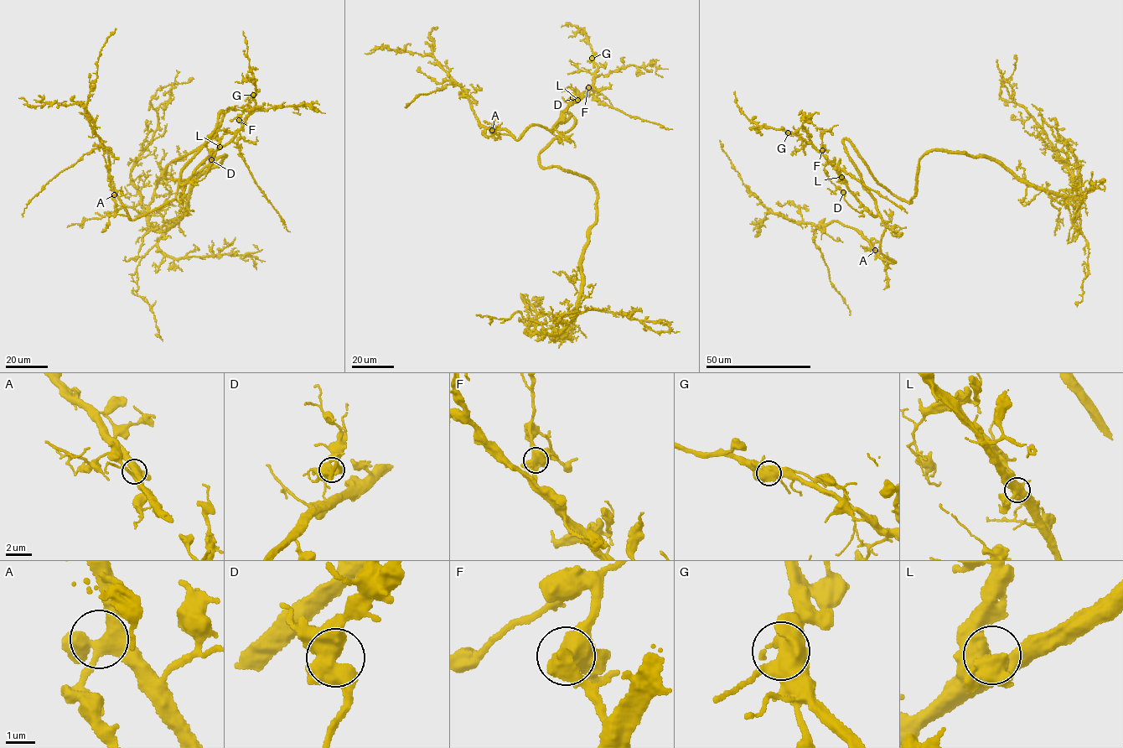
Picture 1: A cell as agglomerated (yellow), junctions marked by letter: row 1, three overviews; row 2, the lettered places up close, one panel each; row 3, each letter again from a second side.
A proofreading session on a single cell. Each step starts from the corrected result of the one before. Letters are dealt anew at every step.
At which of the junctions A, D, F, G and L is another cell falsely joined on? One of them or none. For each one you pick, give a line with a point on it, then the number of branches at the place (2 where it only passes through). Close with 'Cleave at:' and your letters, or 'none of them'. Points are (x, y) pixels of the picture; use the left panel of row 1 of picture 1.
Cleave at: none of them

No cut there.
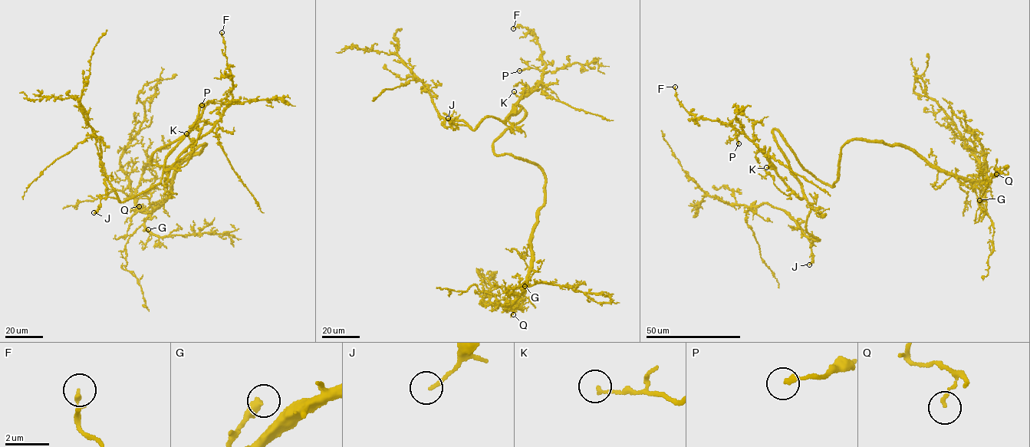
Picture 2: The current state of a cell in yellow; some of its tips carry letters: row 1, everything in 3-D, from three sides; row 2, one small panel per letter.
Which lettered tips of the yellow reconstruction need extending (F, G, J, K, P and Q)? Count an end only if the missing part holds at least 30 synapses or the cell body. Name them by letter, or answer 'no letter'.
no letter

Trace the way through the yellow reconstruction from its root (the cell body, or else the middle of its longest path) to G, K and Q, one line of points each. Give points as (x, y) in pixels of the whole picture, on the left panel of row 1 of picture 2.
G: (158, 149), (153, 164), (169, 166), (205, 143), (179, 168), (171, 191), (144, 221), (148, 229)
K: (158, 149), (191, 129), (202, 104), (194, 126), (166, 156), (163, 169), (192, 142), (186, 133)
Q: (158, 149), (153, 164), (169, 166), (205, 143), (179, 168), (171, 191), (159, 205), (146, 212), (139, 206)

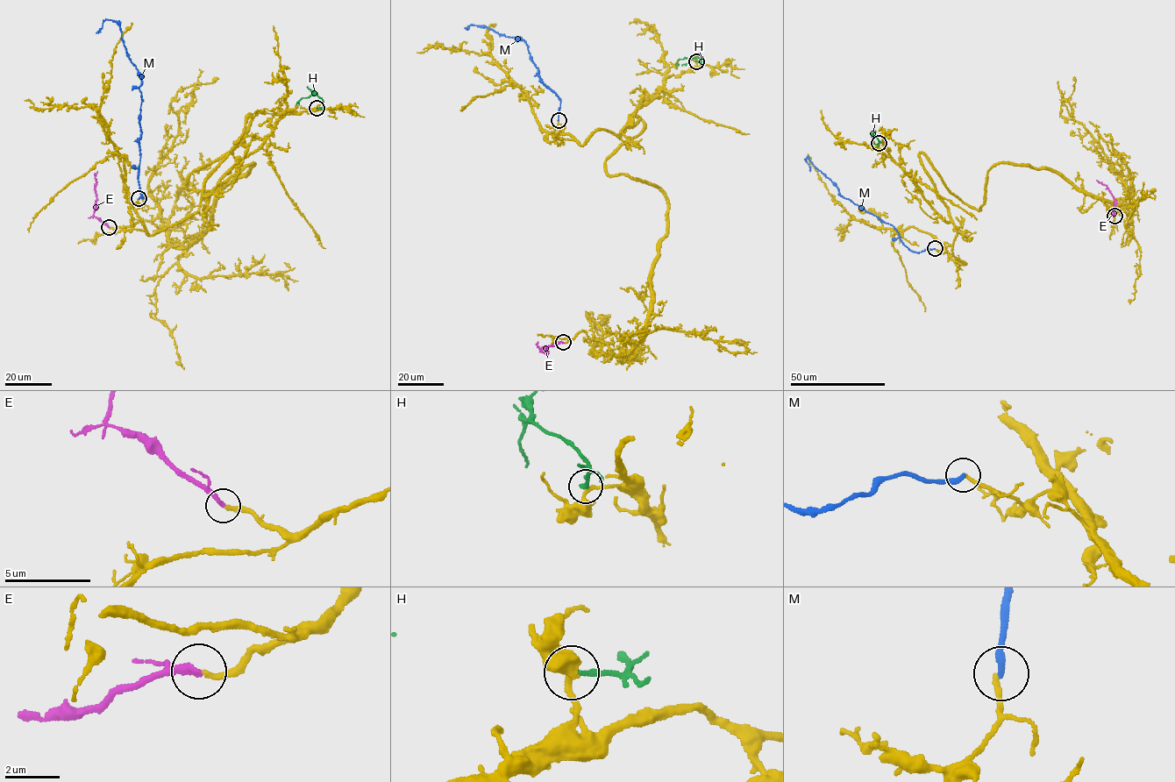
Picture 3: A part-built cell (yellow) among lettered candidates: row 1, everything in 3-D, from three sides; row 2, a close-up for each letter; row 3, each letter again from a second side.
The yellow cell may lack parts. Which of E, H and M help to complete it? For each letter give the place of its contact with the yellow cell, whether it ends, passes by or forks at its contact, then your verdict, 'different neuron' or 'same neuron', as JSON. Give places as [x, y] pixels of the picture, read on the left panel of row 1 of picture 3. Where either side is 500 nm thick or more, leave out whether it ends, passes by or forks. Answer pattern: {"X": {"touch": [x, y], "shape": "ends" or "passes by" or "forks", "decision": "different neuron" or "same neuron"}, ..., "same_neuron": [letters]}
{"E": {"touch": [109, 227], "shape": "ends", "decision": "same neuron"}, "H": {"touch": [316, 108], "shape": "ends", "decision": "different neuron"}, "M": {"touch": [138, 198], "shape": "ends", "decision": "different neuron"}, "same_neuron": ["E"]}

